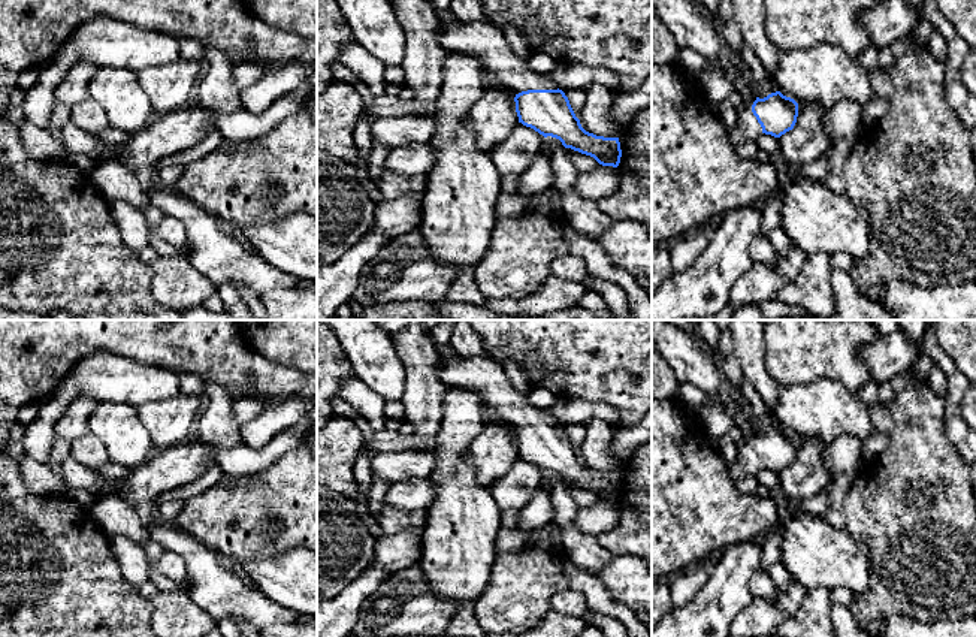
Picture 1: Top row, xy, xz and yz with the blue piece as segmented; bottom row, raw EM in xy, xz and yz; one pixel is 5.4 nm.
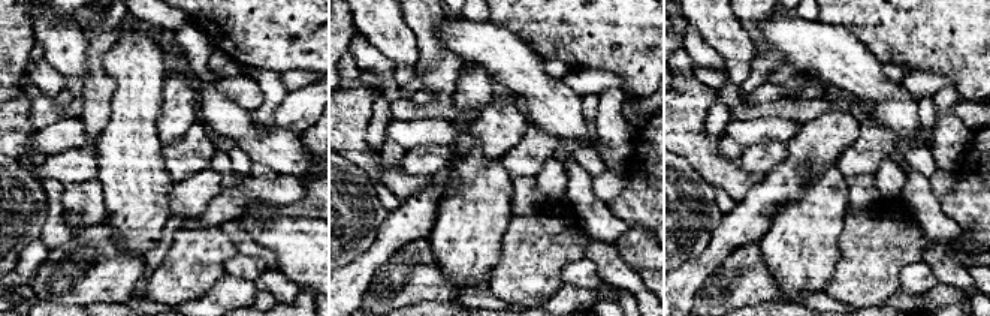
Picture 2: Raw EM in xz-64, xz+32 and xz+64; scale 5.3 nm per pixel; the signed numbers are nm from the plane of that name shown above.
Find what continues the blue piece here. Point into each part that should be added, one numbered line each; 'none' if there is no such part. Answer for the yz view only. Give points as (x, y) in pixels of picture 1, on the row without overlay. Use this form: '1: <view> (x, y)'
1: yz (748, 464)

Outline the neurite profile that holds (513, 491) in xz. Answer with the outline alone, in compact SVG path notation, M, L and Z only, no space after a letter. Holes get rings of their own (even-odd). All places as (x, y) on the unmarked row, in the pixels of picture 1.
M517 458L508 473L496 480L490 493L501 511L523 508L541 487L544 471Z

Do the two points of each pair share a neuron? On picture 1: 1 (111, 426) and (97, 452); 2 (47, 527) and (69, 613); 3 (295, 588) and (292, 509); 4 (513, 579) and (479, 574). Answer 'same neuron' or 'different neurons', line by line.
1: different neurons
2: same neuron
3: different neurons
4: different neurons

